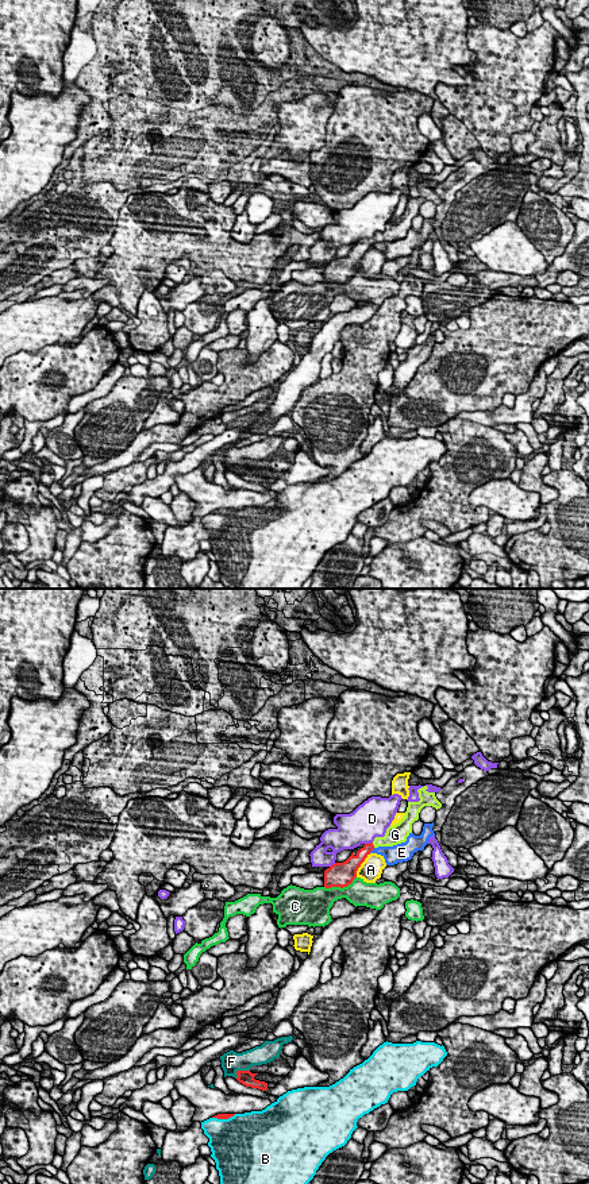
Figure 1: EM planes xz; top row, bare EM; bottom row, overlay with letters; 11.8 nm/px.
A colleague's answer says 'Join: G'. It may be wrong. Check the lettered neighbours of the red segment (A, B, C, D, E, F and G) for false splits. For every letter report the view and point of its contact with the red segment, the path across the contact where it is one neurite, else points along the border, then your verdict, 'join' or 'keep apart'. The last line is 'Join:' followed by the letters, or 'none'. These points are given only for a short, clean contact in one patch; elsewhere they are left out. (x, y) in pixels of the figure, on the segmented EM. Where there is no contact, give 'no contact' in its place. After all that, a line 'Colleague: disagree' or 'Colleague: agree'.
A: meets red in xz at (360, 866); keep apart
B: meets red in xz at (223, 1118); keep apart
C: meets red in xz at (341, 887); keep apart
D: meets red in xz at (368, 844); keep apart
E: meets red in xz at (372, 849); keep apart
F: meets red in xz at (239, 1071); keep apart
G: meets red in xz at (373, 845); runs through xz (362, 853), (373, 845), (392, 837); join
Join: G
Colleague: agree

